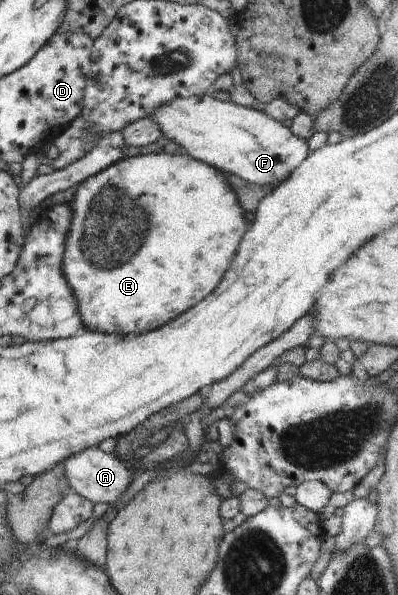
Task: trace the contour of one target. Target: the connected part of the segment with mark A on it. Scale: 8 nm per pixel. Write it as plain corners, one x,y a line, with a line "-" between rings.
89,447
83,452
69,457
60,464
67,476
70,487
92,503
105,502
112,504
127,490
136,475
129,470
113,453
105,453
99,447

